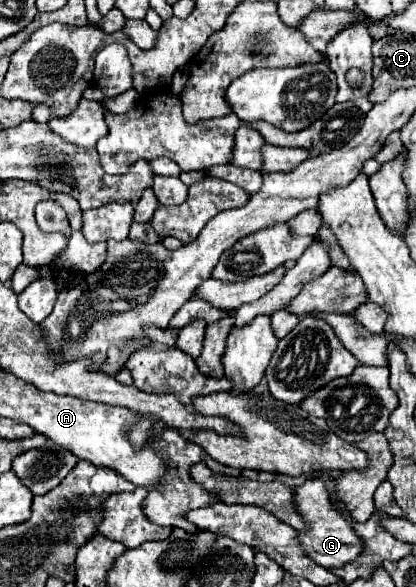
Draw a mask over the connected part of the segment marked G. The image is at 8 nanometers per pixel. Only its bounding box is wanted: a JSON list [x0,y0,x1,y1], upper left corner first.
[295,478,363,568]

